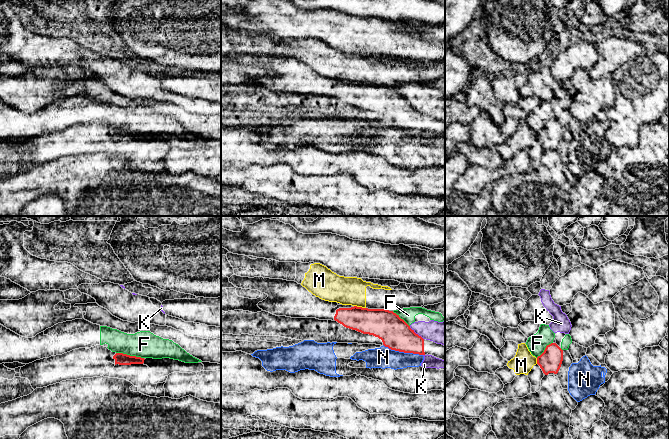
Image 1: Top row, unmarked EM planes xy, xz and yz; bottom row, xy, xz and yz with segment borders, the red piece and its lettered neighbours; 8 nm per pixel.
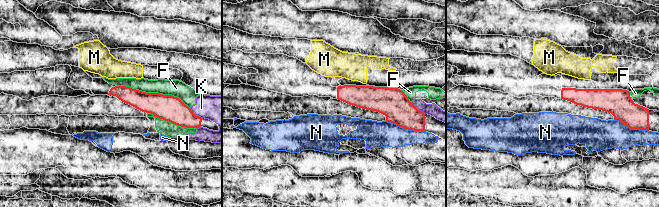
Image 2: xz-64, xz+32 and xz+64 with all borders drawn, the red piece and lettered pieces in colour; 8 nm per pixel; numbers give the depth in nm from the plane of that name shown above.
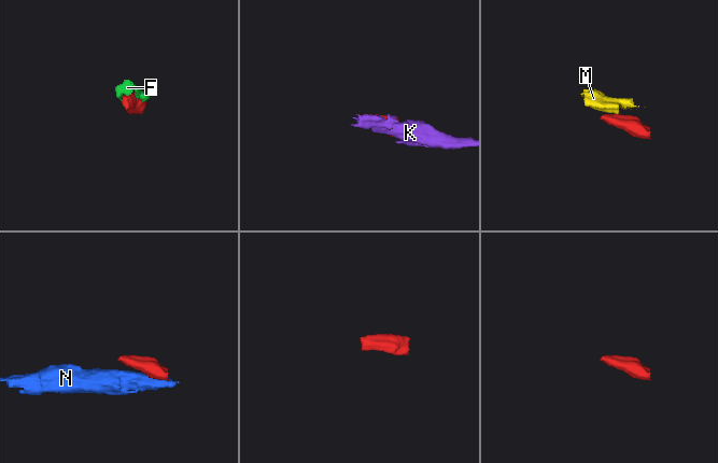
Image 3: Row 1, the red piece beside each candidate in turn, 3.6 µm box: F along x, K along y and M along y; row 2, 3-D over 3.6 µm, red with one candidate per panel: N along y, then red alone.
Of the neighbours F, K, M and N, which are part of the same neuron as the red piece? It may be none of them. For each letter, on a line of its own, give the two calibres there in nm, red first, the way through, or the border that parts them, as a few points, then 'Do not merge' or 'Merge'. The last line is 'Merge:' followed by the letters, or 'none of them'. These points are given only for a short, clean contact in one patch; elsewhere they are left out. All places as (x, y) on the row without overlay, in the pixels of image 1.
F: Thickness 100 nm (red) against 220 nm. Do not merge
K: Thickness 240 nm (red) against 180 nm. Boundary: xz (409, 102), (423, 115). Do not merge
M: Thickness 240 nm (red) against 220 nm. Boundary: xz (354, 81), (365, 84). Do not merge
N: Thickness 240 nm (red) against 170 nm. Boundary: xz (383, 120), (391, 125), (422, 131). Do not merge
Merge: none of them

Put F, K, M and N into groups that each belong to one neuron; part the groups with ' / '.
F K / M / N

